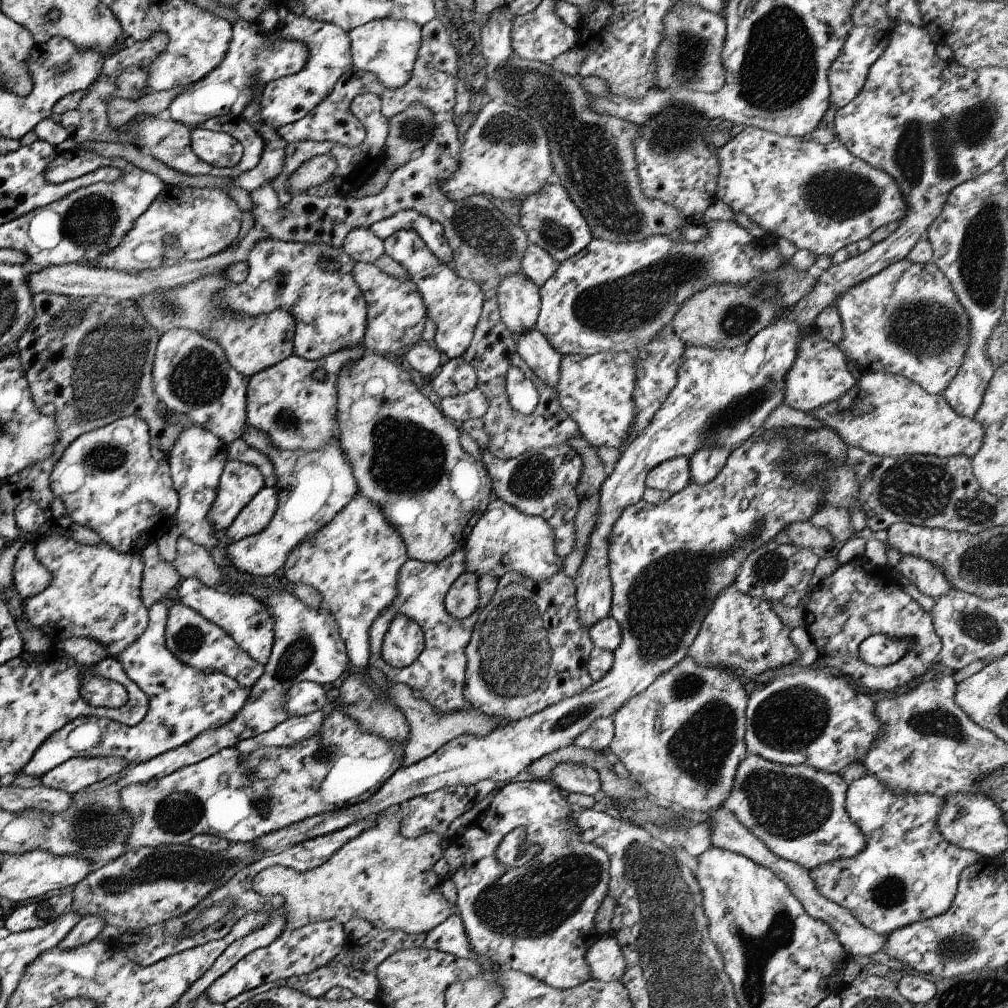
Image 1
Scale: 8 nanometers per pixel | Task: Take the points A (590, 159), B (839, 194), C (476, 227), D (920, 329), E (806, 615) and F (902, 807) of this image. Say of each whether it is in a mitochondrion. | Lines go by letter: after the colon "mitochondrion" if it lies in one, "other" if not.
A: mitochondrion
B: mitochondrion
C: mitochondrion
D: mitochondrion
E: other
F: other

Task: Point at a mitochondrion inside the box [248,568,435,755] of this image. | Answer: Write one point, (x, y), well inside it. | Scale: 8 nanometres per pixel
(298, 656)

